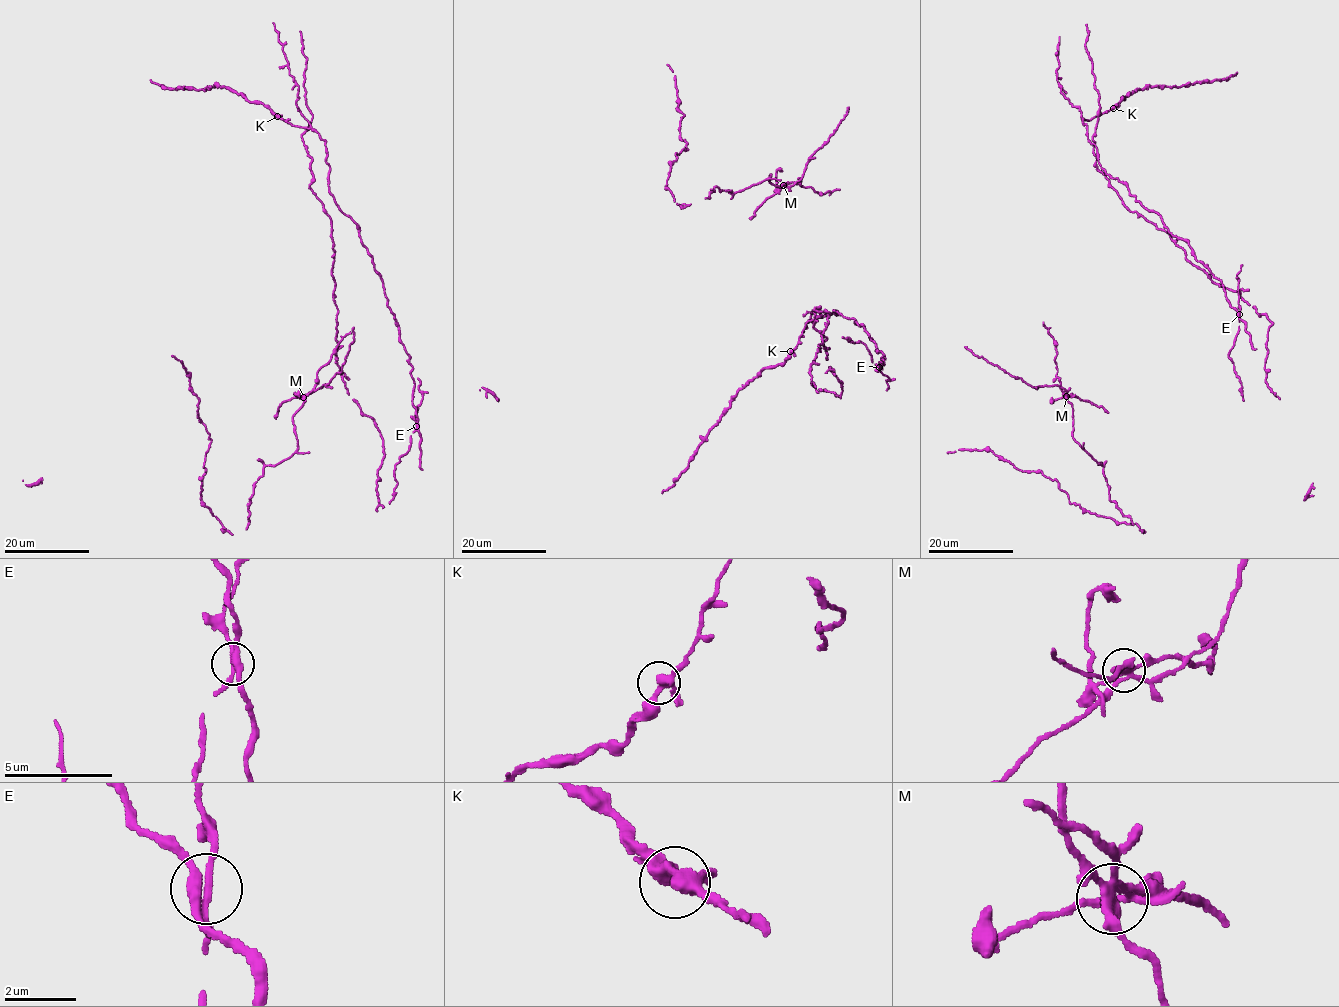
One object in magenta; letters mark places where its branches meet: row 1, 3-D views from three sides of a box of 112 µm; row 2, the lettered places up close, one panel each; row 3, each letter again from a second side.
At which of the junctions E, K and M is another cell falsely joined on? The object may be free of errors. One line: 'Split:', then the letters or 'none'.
Split: M

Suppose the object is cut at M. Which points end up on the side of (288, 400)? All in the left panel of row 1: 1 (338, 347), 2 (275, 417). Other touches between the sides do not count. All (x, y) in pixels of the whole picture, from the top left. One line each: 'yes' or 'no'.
1: no
2: yes

